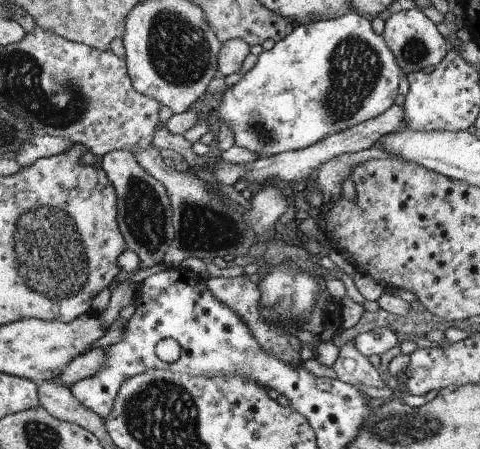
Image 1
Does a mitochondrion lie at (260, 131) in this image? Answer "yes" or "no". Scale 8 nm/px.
yes

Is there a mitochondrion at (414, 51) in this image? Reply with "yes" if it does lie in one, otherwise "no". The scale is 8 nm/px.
yes

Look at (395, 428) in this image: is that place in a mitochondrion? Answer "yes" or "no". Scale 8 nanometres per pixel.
yes

